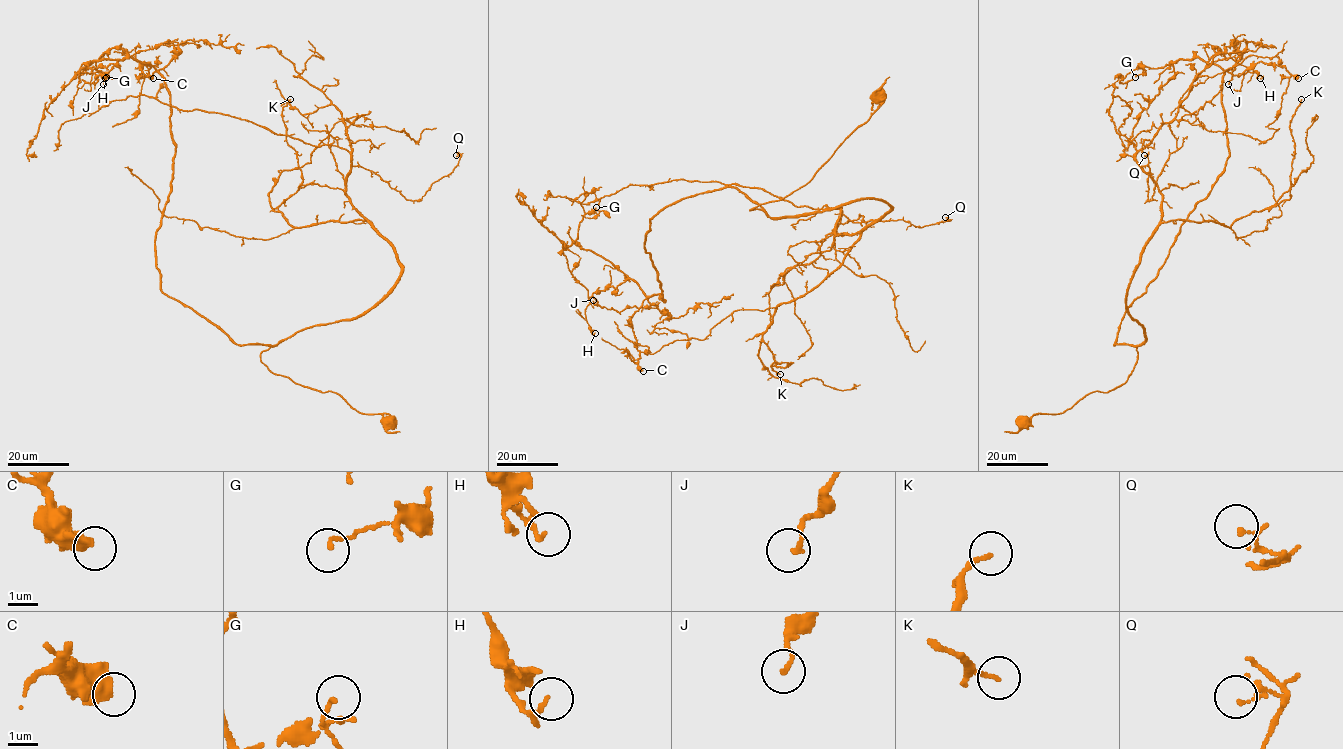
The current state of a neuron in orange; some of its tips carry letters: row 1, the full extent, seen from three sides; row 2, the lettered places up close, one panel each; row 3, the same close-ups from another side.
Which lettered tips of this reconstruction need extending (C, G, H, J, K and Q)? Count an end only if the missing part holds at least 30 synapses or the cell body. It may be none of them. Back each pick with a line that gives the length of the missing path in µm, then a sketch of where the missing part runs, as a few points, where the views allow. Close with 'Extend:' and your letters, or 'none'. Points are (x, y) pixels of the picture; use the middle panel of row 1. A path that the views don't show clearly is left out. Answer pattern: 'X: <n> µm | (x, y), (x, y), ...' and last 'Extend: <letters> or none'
Extend: none

